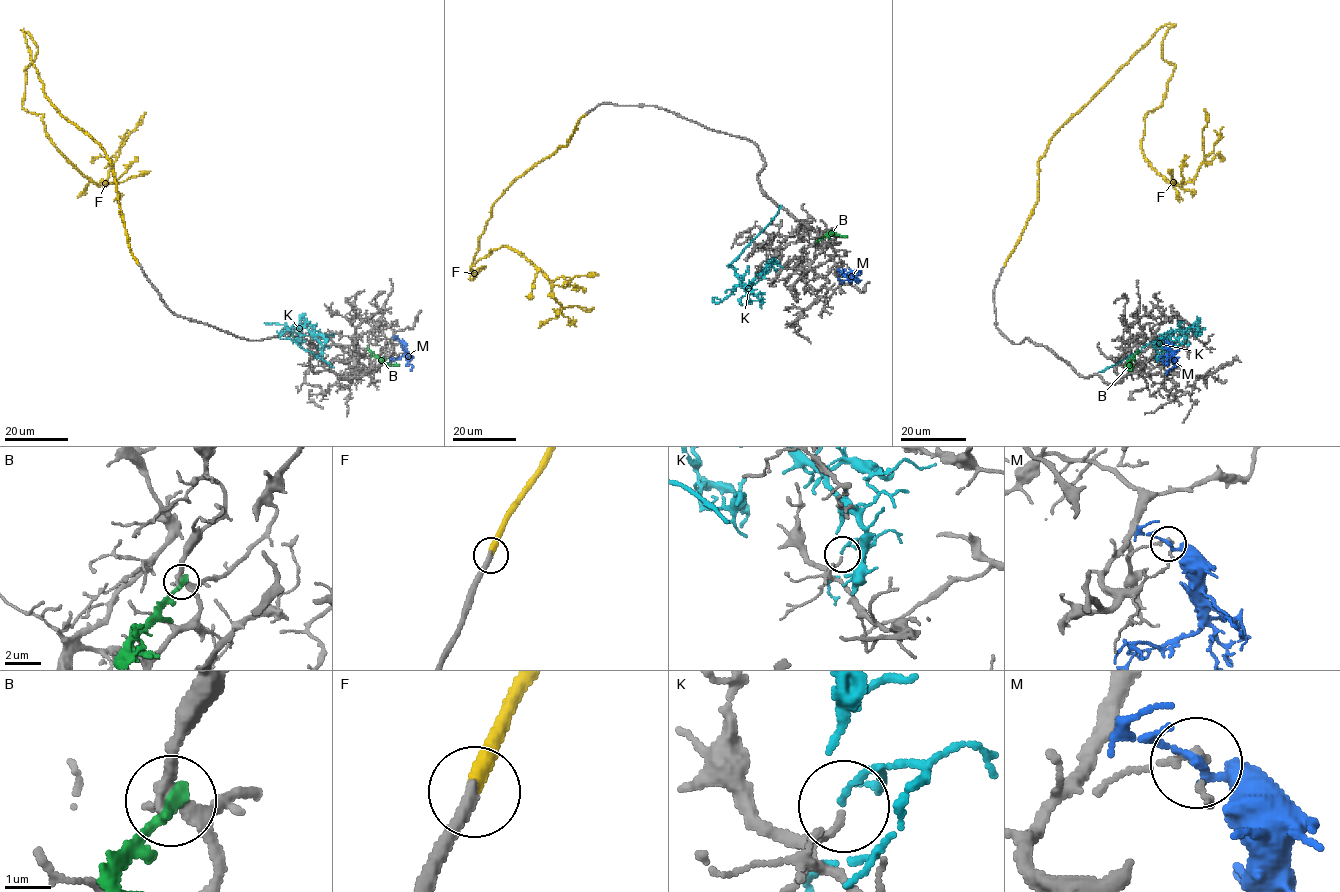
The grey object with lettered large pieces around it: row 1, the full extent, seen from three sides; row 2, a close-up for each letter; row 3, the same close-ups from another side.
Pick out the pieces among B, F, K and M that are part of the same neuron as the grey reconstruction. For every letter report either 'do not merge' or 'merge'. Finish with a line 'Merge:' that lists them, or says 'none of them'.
B: do not merge
F: merge
K: do not merge
M: do not merge
Merge: F

